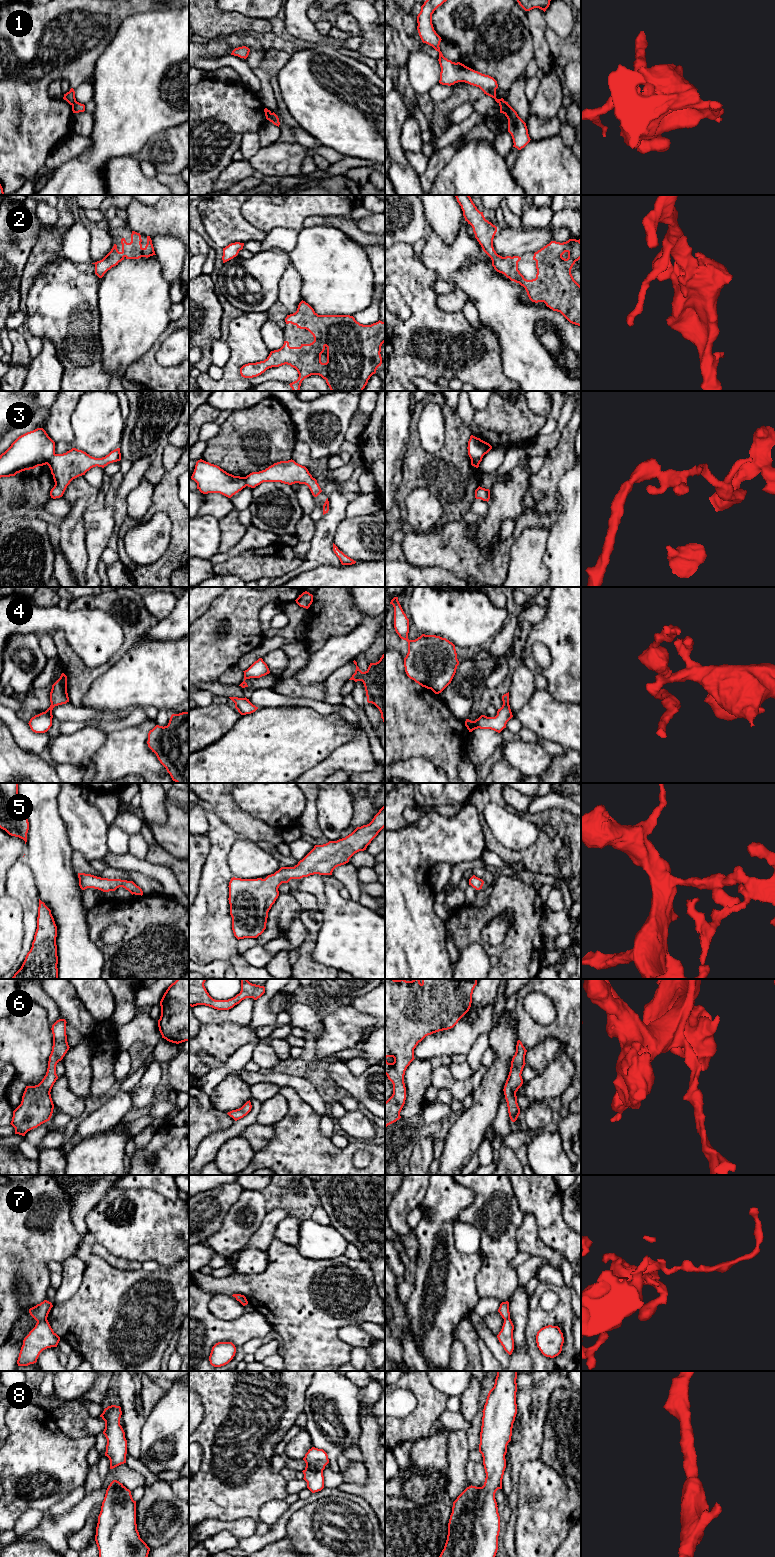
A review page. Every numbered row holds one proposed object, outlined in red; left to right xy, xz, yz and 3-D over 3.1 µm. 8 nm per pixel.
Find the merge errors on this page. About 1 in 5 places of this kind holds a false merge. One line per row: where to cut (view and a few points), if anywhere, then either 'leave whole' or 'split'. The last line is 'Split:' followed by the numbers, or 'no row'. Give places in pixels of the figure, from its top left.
1: cut in yz along (503, 100), (499, 103); split
2: no cut; leave whole
3: cut in xy along (54, 453), (46, 463); split
4: no cut; leave whole
5: no cut; leave whole
6: no cut; leave whole
7: cut in xy along (46, 1318), (37, 1321); split
8: no cut; leave whole
Split: 1, 3, 7

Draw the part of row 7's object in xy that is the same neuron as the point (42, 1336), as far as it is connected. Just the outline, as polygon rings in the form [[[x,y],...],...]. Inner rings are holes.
[[[47,1319],[37,1321],[35,1327],[24,1338],[18,1366],[28,1366],[37,1362],[40,1353],[51,1347],[57,1347],[60,1337],[53,1331]]]

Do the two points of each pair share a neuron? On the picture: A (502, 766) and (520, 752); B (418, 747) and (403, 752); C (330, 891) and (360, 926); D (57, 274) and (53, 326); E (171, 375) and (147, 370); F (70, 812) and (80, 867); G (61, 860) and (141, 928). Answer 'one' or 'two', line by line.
A: two
B: one
C: one
D: one
E: one
F: two
G: two

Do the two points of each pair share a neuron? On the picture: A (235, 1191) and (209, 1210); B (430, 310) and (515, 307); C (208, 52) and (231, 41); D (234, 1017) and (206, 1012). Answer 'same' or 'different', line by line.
A: same
B: different
C: same
D: same

